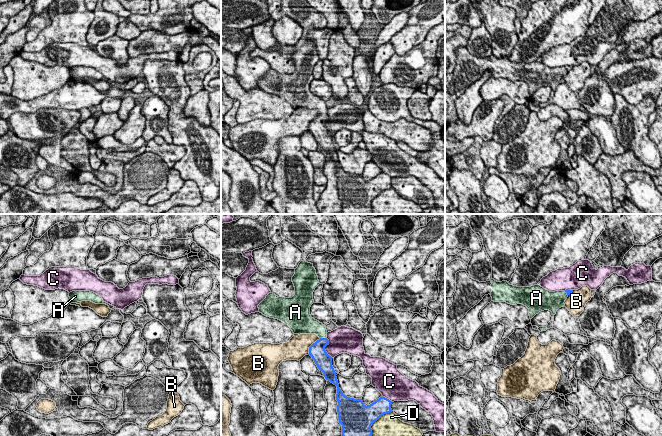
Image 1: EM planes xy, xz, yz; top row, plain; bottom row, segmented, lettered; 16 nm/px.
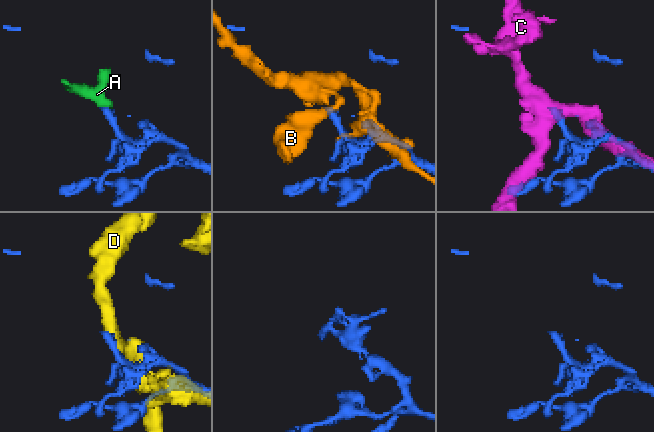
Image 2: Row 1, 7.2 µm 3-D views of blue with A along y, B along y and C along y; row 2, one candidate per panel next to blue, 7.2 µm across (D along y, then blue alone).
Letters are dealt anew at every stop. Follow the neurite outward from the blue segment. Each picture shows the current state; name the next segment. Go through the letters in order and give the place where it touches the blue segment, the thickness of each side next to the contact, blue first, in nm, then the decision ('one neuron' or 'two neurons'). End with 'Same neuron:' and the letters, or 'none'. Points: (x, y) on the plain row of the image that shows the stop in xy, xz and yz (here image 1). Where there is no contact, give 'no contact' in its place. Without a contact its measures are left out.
A: xz (323, 114) | 260/240 nm | one neuron
B: xz (311, 121) | 260/340 nm | two neurons
C: xz (324, 124) | 260/320 nm | two neurons
D: xz (375, 196) | 420/480 nm | two neurons
Same neuron: A

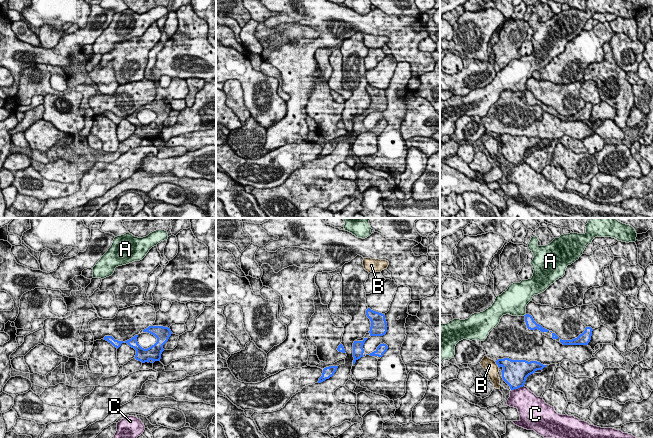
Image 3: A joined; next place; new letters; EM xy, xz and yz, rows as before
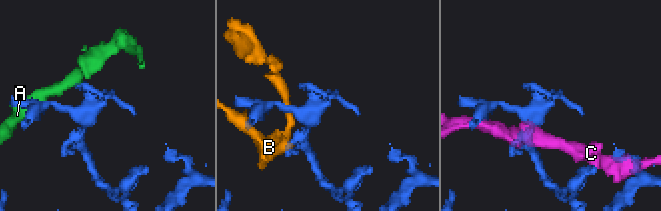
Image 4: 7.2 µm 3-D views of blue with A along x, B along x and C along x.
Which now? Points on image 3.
A: yz (524, 91) | 160/380 nm | two neurons
B: yz (496, 139) | 260/220 nm | two neurons
C: yz (517, 164) | 400/360 nm | two neurons
Same neuron: none

